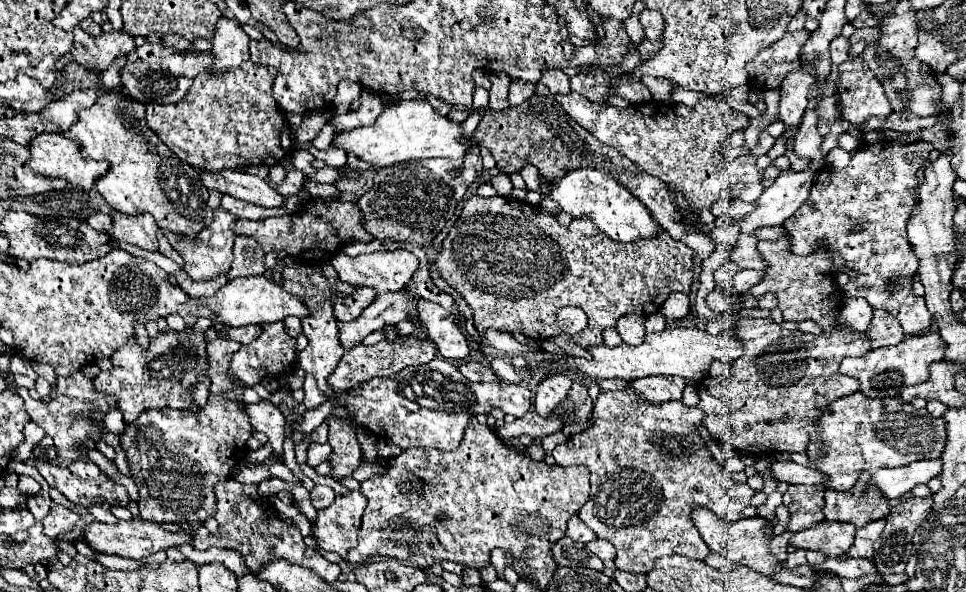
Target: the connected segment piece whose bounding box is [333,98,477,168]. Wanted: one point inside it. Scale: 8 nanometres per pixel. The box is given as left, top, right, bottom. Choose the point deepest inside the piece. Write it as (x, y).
(412, 129)

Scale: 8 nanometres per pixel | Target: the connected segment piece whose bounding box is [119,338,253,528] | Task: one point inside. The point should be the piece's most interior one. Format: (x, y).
(176, 456)

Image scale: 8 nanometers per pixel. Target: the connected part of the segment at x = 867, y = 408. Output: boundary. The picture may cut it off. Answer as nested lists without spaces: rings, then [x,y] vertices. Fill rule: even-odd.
[[[861,392],[835,400],[817,426],[809,426],[809,460],[829,480],[827,488],[847,492],[861,472],[875,474],[879,468],[897,468],[913,460],[941,458],[947,442],[947,428],[941,418],[933,418],[927,408],[915,408],[901,398],[867,398]],[[827,448],[823,456],[821,450]]]

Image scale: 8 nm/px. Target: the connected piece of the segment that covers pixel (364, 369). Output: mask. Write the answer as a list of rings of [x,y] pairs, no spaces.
[[[417,312],[415,314],[409,314],[407,320],[413,322],[415,330],[413,334],[409,336],[399,336],[399,340],[395,342],[389,342],[389,340],[381,340],[373,346],[365,346],[365,344],[359,344],[355,346],[351,352],[343,354],[343,358],[339,360],[339,366],[333,370],[331,378],[329,378],[329,384],[335,388],[335,390],[347,390],[359,382],[367,382],[375,376],[393,376],[397,374],[399,370],[407,368],[407,366],[421,366],[421,364],[427,364],[435,358],[437,350],[435,350],[435,342],[431,342],[429,338],[427,340],[421,340],[419,338],[419,330],[423,330],[423,324],[419,324],[419,318],[417,318]]]

